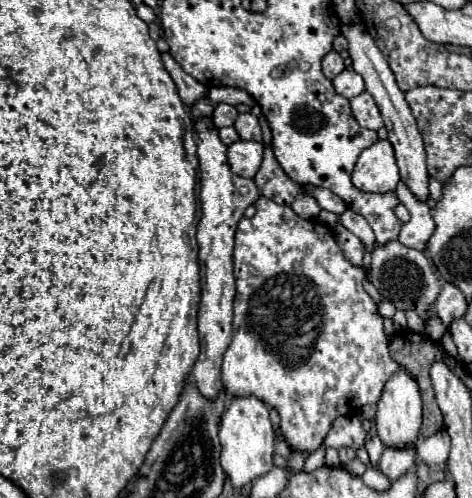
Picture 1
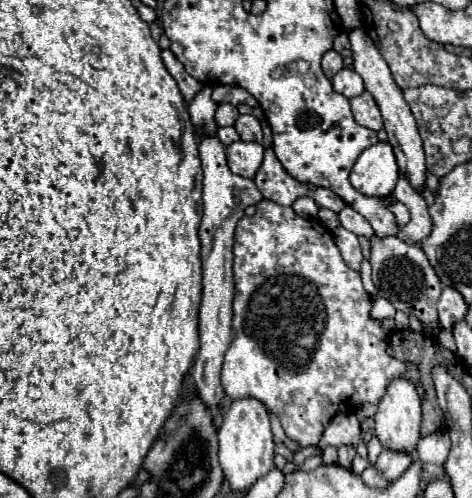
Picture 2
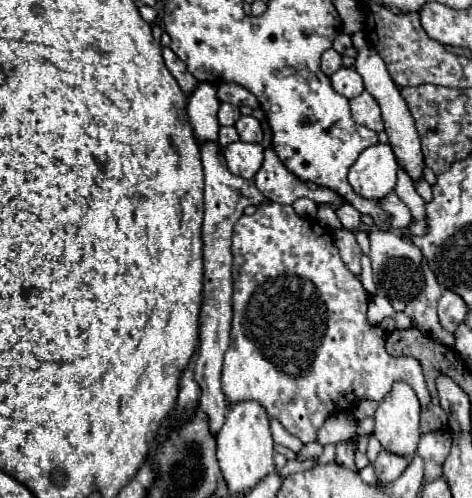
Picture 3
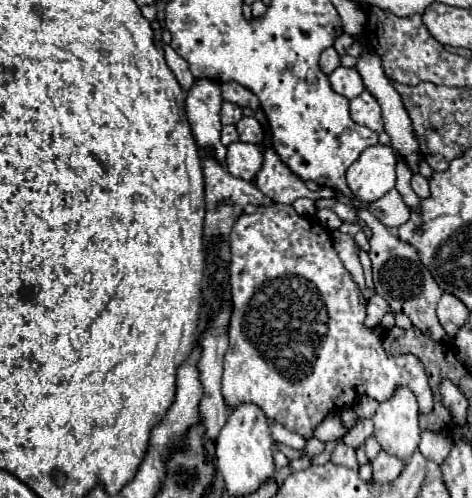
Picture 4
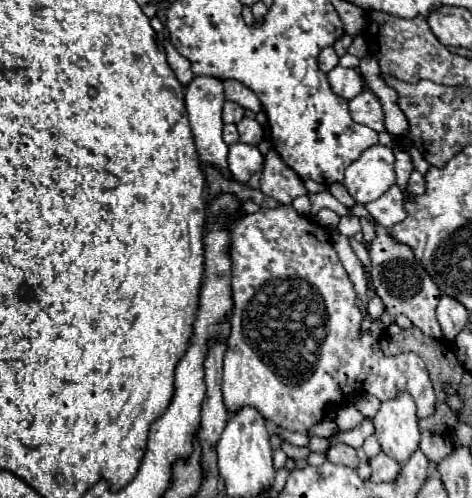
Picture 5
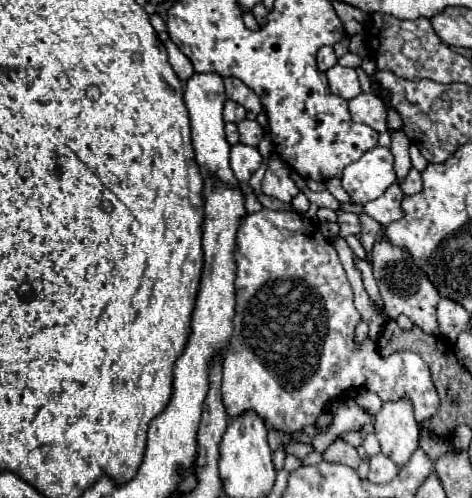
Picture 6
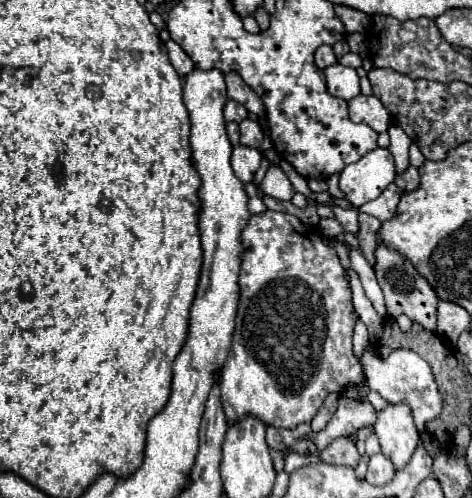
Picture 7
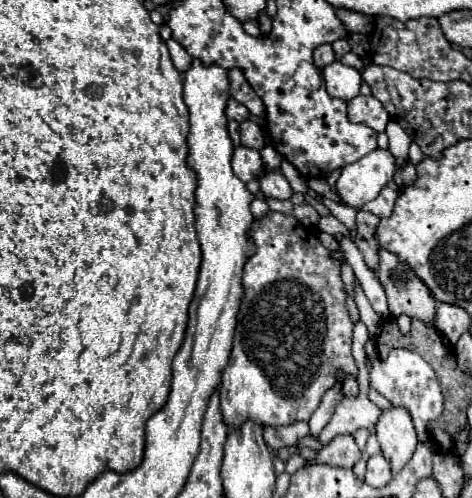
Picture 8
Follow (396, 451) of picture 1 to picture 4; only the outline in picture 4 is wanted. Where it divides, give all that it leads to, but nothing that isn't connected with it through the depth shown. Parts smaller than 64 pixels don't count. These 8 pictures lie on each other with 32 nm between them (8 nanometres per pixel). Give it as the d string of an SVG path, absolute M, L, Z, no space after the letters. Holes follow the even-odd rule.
M380 452L370 464L372 464L372 482L392 482L396 480L396 476L400 476L404 468L402 460L386 452Z

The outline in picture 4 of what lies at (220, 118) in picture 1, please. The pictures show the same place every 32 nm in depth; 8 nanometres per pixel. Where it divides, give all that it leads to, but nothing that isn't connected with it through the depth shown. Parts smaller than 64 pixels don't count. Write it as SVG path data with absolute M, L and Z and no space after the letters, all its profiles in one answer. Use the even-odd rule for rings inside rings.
M224 102L220 116L222 116L222 124L236 124L242 118L242 108L232 102Z

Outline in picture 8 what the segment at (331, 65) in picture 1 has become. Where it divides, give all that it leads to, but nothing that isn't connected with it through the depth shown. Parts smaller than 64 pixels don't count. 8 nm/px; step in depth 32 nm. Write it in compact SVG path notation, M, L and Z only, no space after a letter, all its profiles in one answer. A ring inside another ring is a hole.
M320 44L314 48L314 64L318 68L324 68L324 64L332 64L336 58L334 58L334 52L332 52L332 46L330 44Z

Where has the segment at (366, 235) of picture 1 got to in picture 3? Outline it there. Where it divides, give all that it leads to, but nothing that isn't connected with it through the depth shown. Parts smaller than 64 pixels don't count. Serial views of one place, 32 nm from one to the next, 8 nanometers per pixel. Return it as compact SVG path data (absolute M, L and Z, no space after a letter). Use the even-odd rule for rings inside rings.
M344 202L340 208L336 208L336 214L338 214L338 218L340 218L344 228L352 228L352 230L358 230L358 232L360 230L362 232L370 232L370 228L360 220L360 212L352 204Z

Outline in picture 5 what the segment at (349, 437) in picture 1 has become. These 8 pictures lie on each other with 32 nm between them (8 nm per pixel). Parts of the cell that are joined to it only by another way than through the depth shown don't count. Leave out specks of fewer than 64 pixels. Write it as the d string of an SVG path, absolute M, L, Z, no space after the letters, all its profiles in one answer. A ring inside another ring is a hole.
M334 418L331 420L323 420L310 429L310 437L320 436L321 438L328 438L336 433L337 430Z

